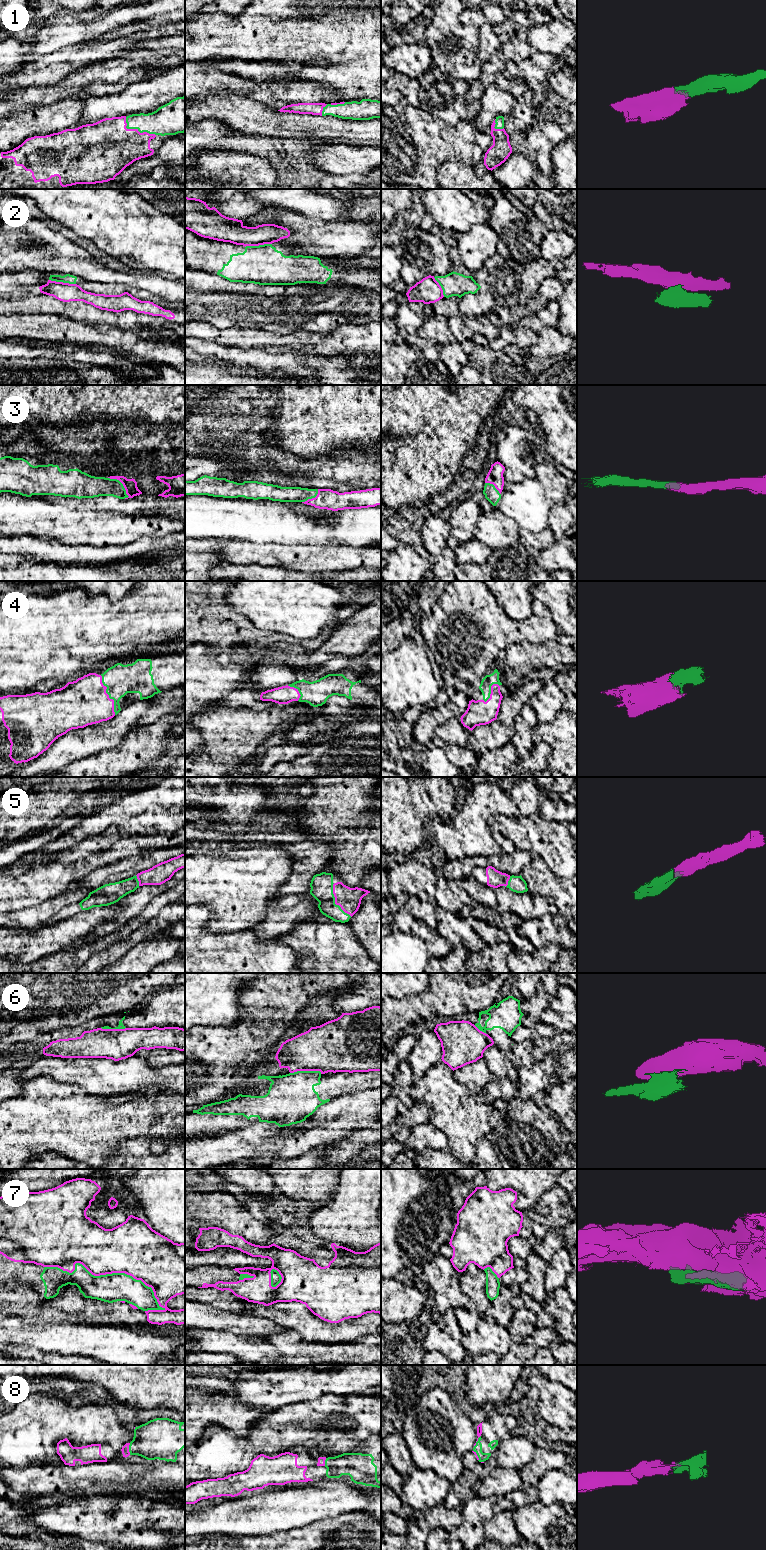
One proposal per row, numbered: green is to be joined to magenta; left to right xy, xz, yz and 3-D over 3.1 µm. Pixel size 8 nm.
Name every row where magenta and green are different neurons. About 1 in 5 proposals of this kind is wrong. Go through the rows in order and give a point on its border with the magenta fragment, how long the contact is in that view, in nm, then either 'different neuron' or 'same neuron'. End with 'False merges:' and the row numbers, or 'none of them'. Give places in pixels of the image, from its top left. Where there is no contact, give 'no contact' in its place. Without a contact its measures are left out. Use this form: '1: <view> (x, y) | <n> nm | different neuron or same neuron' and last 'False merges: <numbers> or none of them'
1: xy (136, 129) | 280 nm | same neuron
2: xy (62, 282) | 220 nm | different neuron
3: xy (121, 482) | 240 nm | same neuron
4: xy (108, 695) | 340 nm | same neuron
5: xz (335, 901) | 300 nm | same neuron
6: xz (305, 1070) | 260 nm | different neuron
7: xy (107, 1273) | 1050 nm | different neuron
8: yz (477, 1440) | 110 nm | same neuron
False merges: 2, 6, 7

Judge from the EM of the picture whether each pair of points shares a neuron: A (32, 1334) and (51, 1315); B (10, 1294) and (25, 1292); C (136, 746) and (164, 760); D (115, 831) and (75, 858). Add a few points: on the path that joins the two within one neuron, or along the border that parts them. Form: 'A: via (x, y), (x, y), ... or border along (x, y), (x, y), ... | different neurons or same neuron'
A: border along (22, 1316), (40, 1318), (51, 1322), (68, 1323) | different neurons
B: via (14, 1294), (21, 1294) | same neuron
C: border along (164, 753), (157, 759), (141, 766) | different neurons
D: via (105, 839), (90, 851), (85, 852) | same neuron

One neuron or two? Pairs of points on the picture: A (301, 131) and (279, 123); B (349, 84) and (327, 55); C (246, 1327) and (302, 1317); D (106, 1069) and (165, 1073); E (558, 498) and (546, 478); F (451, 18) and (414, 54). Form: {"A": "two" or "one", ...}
{"A": "one", "B": "one", "C": "two", "D": "one", "E": "one", "F": "two"}

